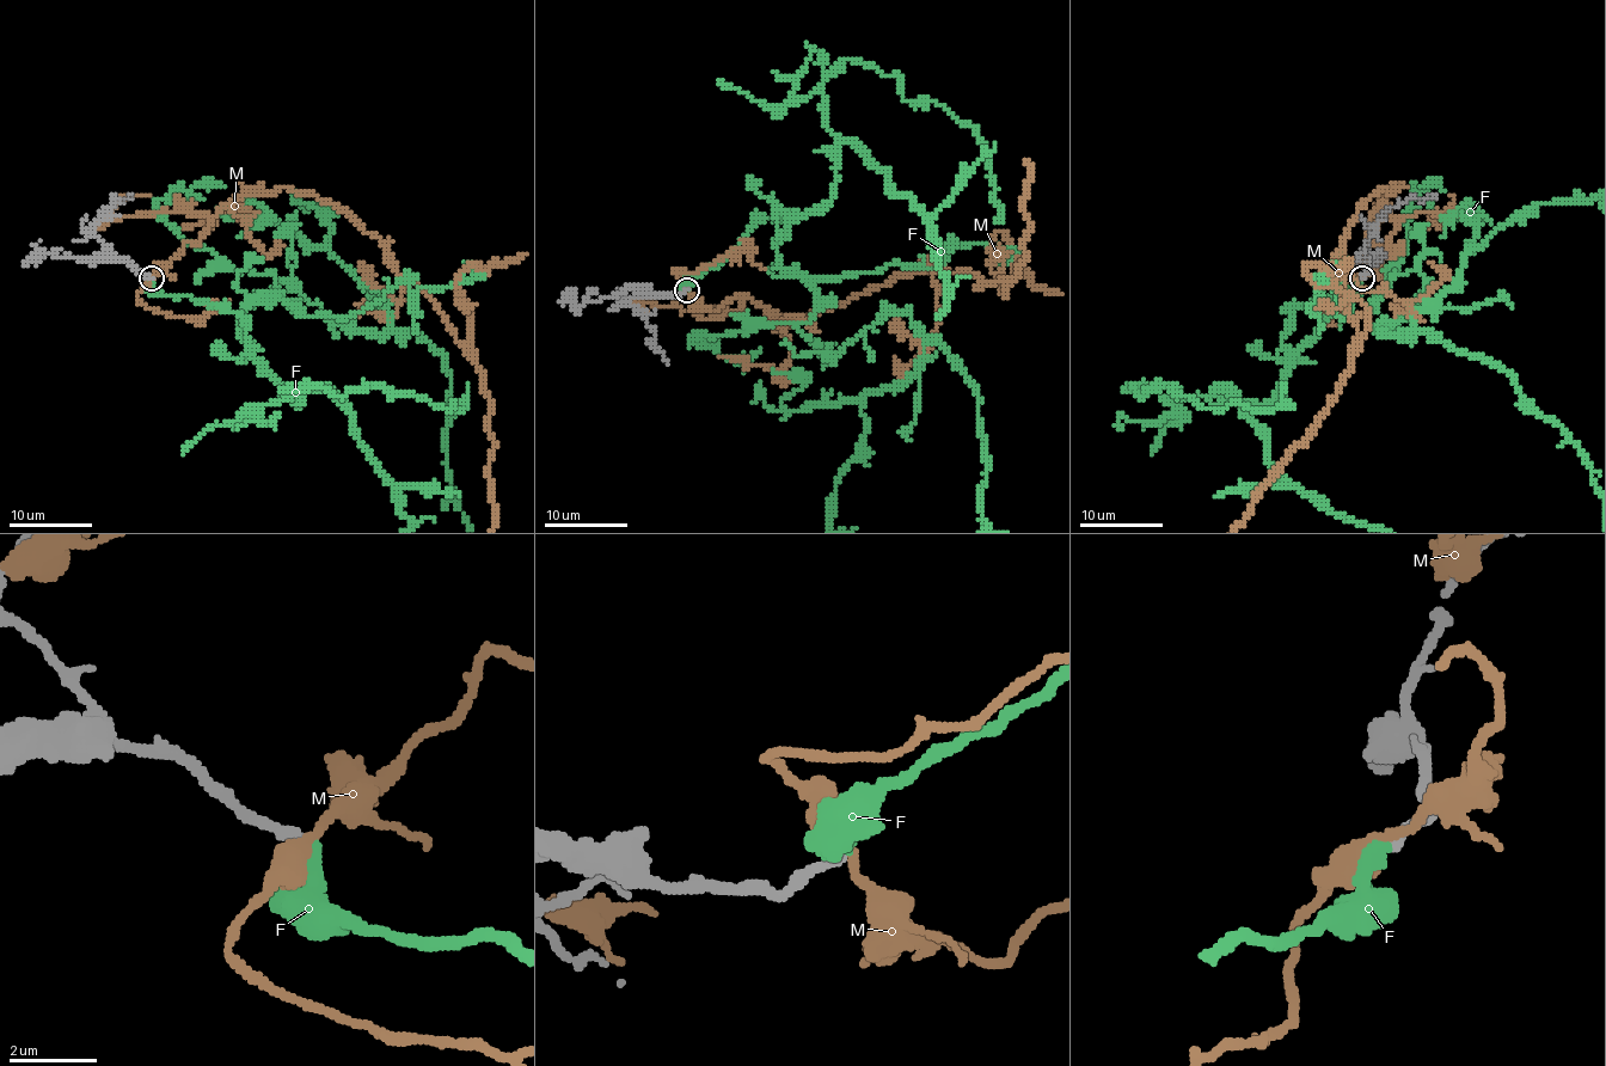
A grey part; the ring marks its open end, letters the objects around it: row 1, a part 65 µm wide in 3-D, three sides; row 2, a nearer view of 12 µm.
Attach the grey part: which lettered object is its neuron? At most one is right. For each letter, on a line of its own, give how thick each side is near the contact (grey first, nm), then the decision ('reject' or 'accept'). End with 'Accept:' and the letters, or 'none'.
F: 240 nm thick on the grey side, 380 nm on the other; accept
M: 260 nm thick on the grey side, 280 nm on the other; reject
Accept: F

